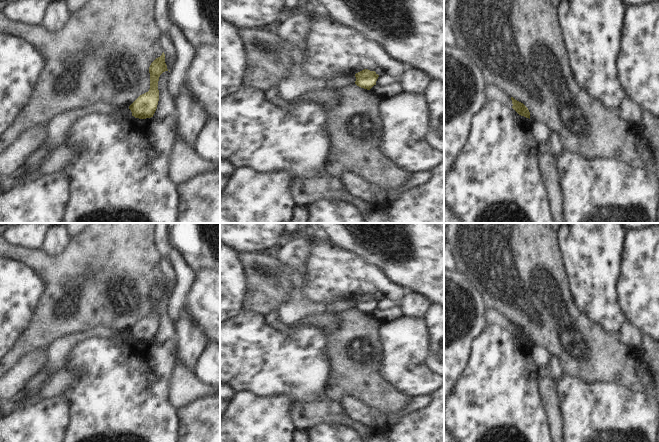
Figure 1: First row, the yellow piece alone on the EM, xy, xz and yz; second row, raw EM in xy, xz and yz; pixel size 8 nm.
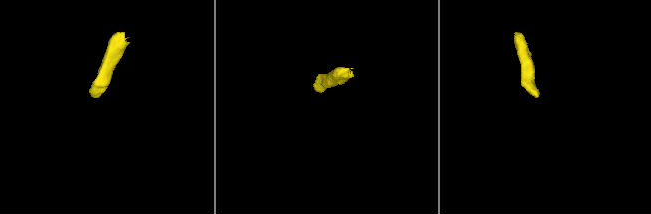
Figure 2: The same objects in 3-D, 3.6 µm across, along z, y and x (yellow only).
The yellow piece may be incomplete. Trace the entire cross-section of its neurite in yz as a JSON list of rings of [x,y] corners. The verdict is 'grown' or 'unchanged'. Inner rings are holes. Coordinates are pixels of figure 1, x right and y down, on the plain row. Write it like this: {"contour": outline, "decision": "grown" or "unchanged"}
{"contour": [[[511,321],[512,324],[512,332],[521,340],[524,340],[526,342],[530,343],[530,336],[528,332],[521,326],[515,324],[513,321]]], "decision": "unchanged"}

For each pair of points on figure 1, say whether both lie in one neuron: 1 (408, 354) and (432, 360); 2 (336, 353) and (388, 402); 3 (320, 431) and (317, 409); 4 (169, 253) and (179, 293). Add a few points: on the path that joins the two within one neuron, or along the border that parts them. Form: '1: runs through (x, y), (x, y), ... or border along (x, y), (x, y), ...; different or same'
1: border along (428, 335), (428, 355), (425, 364), (433, 373); different
2: runs through (349, 366), (375, 392); same
3: border along (343, 424), (314, 424), (306, 430); different
4: runs through (178, 263), (181, 269), (181, 283); same

